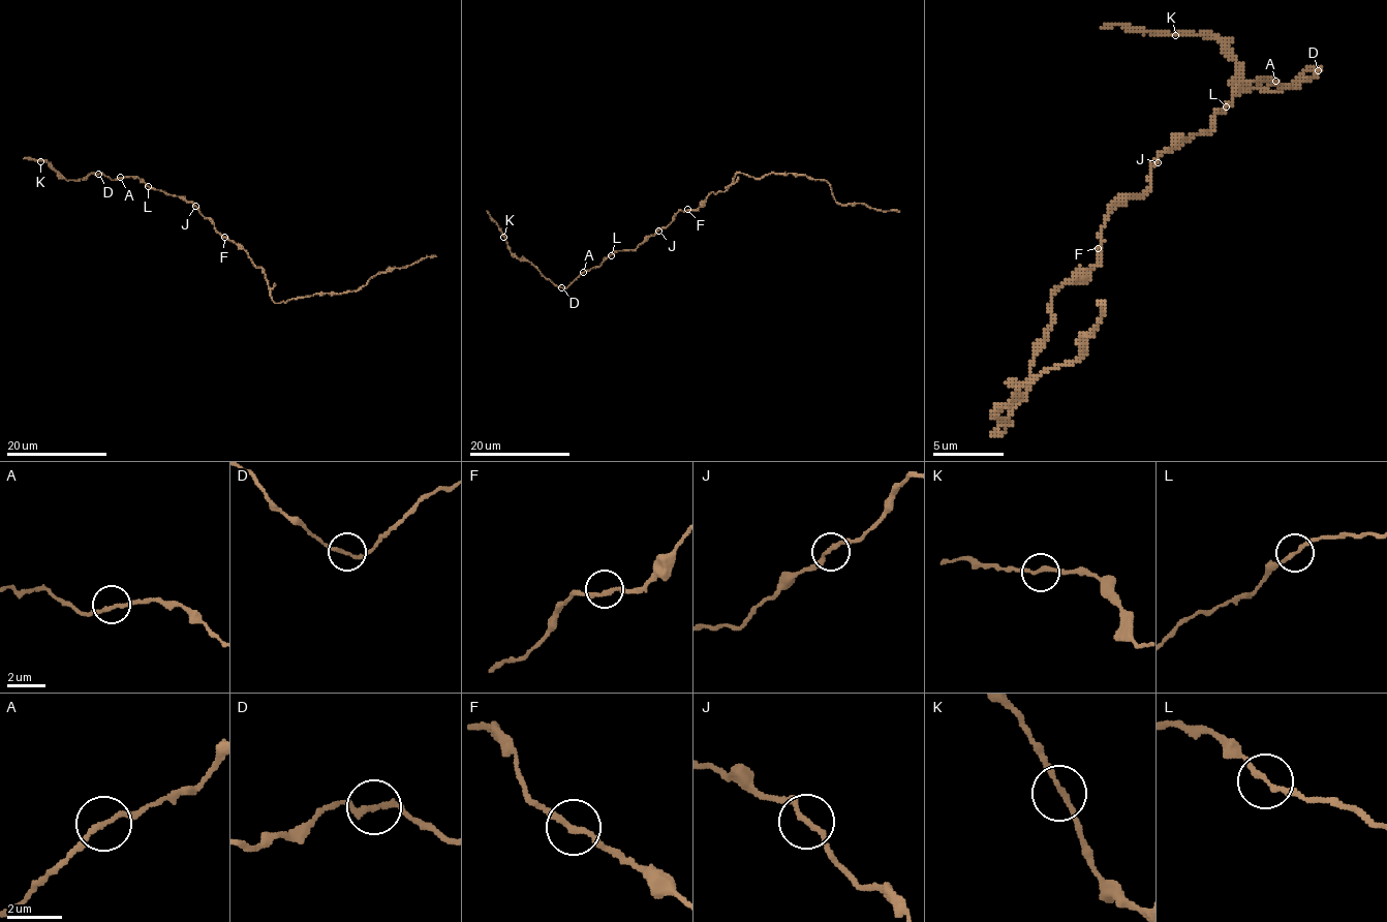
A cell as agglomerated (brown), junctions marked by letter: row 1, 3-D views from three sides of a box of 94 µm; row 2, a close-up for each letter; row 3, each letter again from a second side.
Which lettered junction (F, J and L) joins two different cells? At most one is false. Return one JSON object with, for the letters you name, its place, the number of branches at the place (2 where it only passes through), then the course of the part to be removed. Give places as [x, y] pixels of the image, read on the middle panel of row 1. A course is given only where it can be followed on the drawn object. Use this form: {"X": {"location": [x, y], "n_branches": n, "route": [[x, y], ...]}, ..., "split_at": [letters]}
{"split_at": []}

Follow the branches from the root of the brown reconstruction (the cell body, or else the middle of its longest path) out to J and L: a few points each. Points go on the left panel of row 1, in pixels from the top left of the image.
J: (224, 237), (195, 206)
L: (224, 237), (190, 202), (148, 186)

